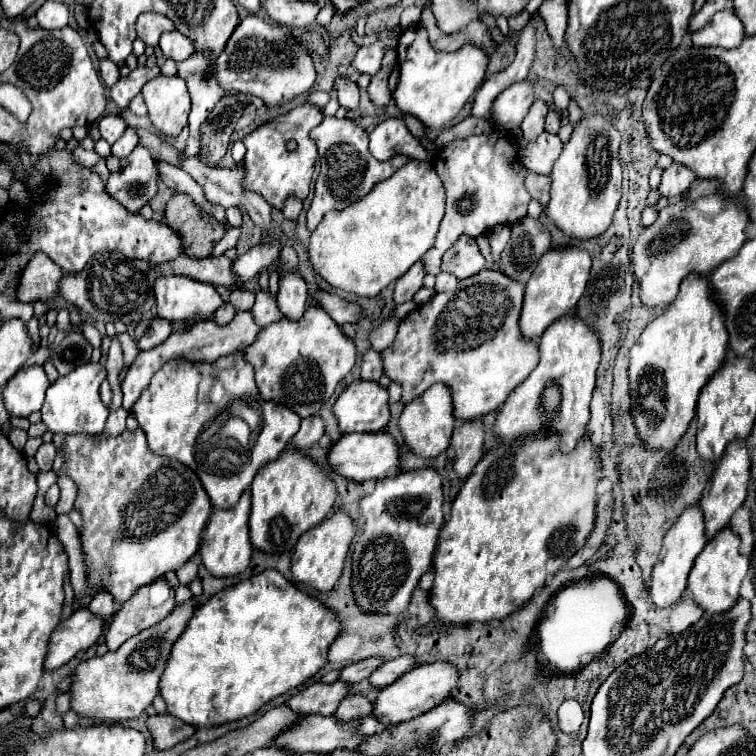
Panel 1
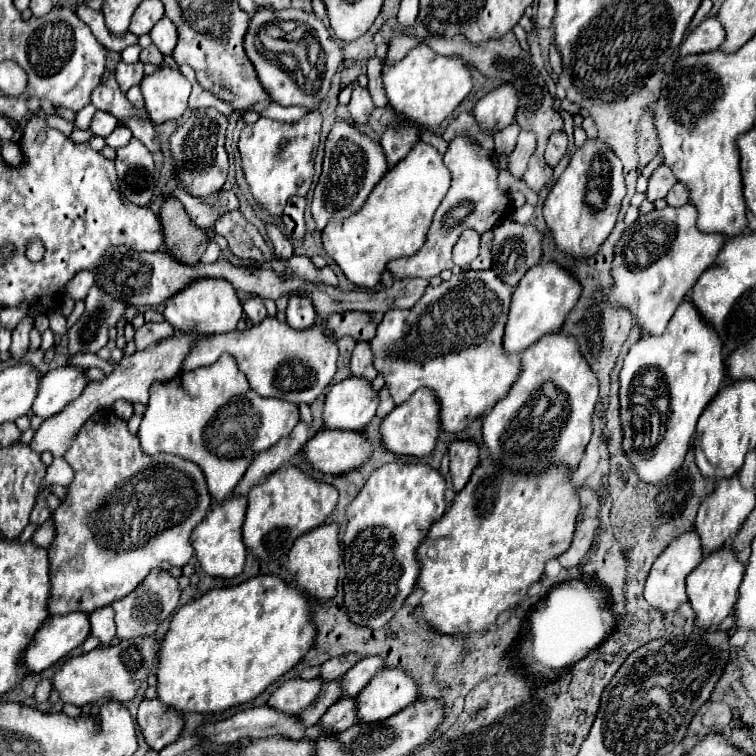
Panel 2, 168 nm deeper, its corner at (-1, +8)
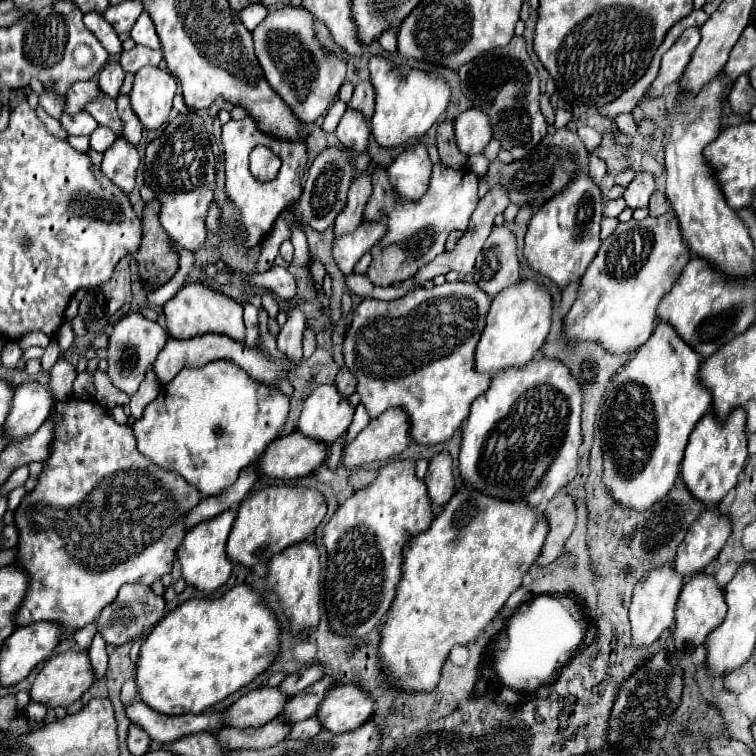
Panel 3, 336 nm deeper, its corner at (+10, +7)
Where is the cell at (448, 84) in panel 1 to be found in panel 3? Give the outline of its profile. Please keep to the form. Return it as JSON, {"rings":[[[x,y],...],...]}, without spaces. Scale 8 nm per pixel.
{"rings":[[[377,55],[369,59],[369,71],[371,83],[375,87],[375,113],[371,119],[371,133],[385,149],[405,145],[409,139],[425,135],[449,105],[449,85],[435,73],[411,69],[409,75],[403,75],[387,59]]]}

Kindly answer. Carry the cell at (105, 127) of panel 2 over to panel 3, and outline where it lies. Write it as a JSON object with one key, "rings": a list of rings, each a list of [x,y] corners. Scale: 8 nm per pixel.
{"rings":[[[63,113],[61,115],[61,127],[67,131],[67,135],[91,135],[97,127],[97,121],[89,113]]]}

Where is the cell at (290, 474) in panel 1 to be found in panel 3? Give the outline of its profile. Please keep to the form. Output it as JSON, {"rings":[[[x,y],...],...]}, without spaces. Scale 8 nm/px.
{"rings":[[[283,485],[263,487],[257,493],[249,495],[239,507],[237,519],[227,539],[229,559],[245,567],[267,563],[275,553],[295,543],[311,539],[317,525],[323,521],[325,513],[327,513],[327,503],[317,489],[283,487]]]}

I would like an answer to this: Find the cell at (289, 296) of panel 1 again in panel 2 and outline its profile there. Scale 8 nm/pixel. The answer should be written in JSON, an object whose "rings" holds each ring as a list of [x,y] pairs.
{"rings":[[[290,296],[288,308],[286,308],[286,322],[292,328],[308,328],[316,320],[316,310],[312,308],[312,300],[308,296]]]}

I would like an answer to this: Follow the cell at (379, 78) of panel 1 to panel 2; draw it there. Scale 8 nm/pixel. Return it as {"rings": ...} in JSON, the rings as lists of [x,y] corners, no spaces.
{"rings":[[[378,58],[368,60],[368,90],[370,90],[370,96],[376,106],[388,104],[388,98],[386,98],[386,92],[382,86],[382,60],[378,60]]]}

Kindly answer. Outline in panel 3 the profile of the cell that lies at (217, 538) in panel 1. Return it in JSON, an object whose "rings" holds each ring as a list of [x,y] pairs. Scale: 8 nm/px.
{"rings":[[[229,509],[229,511],[221,513],[219,517],[199,523],[185,533],[185,537],[177,549],[177,559],[181,563],[181,577],[205,595],[215,593],[231,575],[233,563],[229,561],[229,557],[225,553],[225,543],[227,543],[233,521],[235,521],[235,511]]]}

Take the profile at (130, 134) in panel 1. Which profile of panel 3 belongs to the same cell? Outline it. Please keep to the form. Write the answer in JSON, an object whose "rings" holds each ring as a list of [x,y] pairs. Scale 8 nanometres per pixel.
{"rings":[[[99,125],[93,133],[91,133],[91,149],[103,153],[109,145],[113,145],[113,141],[117,139],[117,135],[111,129],[105,129],[103,125]]]}

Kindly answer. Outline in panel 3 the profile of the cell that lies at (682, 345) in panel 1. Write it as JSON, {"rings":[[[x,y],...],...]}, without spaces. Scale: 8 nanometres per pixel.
{"rings":[[[659,323],[651,339],[635,351],[633,361],[625,363],[625,367],[613,379],[611,393],[603,405],[599,427],[601,441],[605,443],[601,445],[603,485],[617,501],[617,505],[641,513],[645,509],[651,509],[671,491],[679,475],[679,465],[683,461],[683,451],[687,447],[689,435],[697,421],[711,409],[711,393],[697,379],[699,367],[701,357],[697,357],[689,345],[681,343],[677,339],[677,333],[667,323]]]}

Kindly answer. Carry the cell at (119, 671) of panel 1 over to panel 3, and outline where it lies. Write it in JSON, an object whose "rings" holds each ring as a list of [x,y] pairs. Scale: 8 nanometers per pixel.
{"rings":[[[63,651],[63,653],[57,653],[53,657],[49,657],[41,671],[37,673],[33,685],[31,685],[31,691],[29,691],[29,697],[31,701],[39,701],[43,703],[45,707],[67,707],[69,703],[77,701],[83,697],[83,693],[93,685],[93,671],[91,671],[91,663],[87,659],[87,653],[85,651]]]}

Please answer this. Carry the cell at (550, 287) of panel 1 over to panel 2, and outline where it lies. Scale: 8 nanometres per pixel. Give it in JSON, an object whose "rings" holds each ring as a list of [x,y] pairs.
{"rings":[[[554,260],[532,266],[514,288],[504,332],[504,350],[520,354],[544,334],[556,332],[562,326],[564,316],[568,316],[568,312],[572,310],[572,304],[576,304],[576,296],[580,296],[580,284],[576,284],[576,276],[572,276],[570,270],[562,268]]]}

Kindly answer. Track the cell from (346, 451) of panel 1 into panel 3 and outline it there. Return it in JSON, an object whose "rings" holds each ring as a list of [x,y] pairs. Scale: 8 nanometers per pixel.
{"rings":[[[299,431],[279,437],[267,445],[265,453],[255,461],[261,477],[269,479],[299,479],[311,475],[327,455],[327,445],[311,441]]]}

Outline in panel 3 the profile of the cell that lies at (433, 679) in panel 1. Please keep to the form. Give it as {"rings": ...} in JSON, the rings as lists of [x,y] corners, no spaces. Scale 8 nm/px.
{"rings":[[[335,685],[315,715],[323,723],[323,729],[345,733],[369,721],[371,713],[373,699],[369,699],[357,685]]]}

